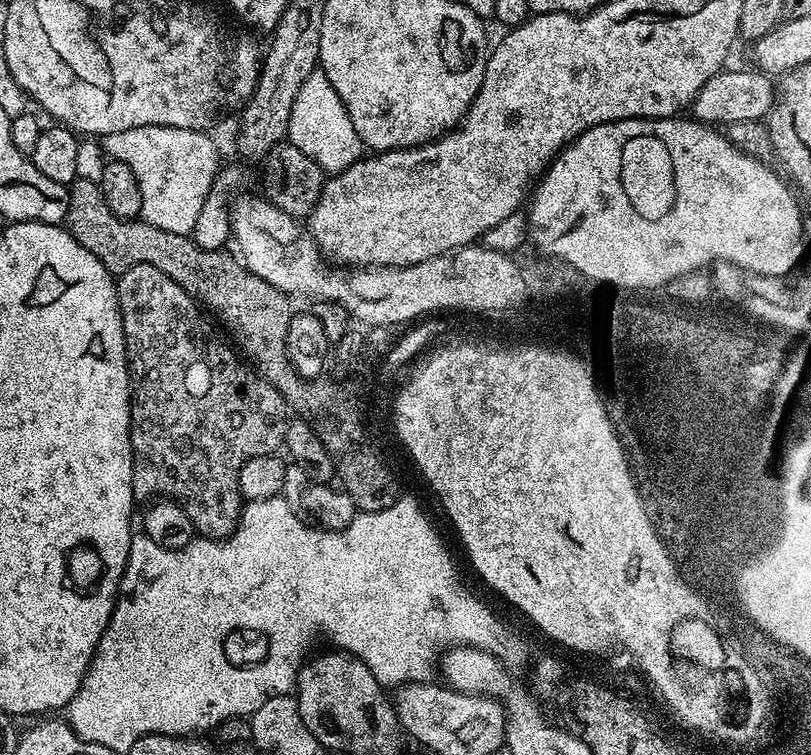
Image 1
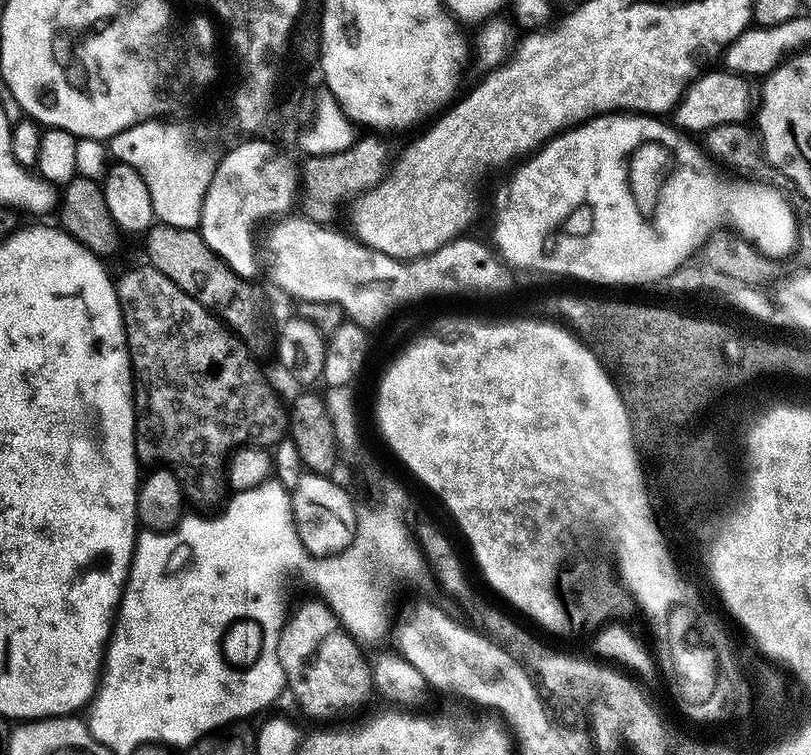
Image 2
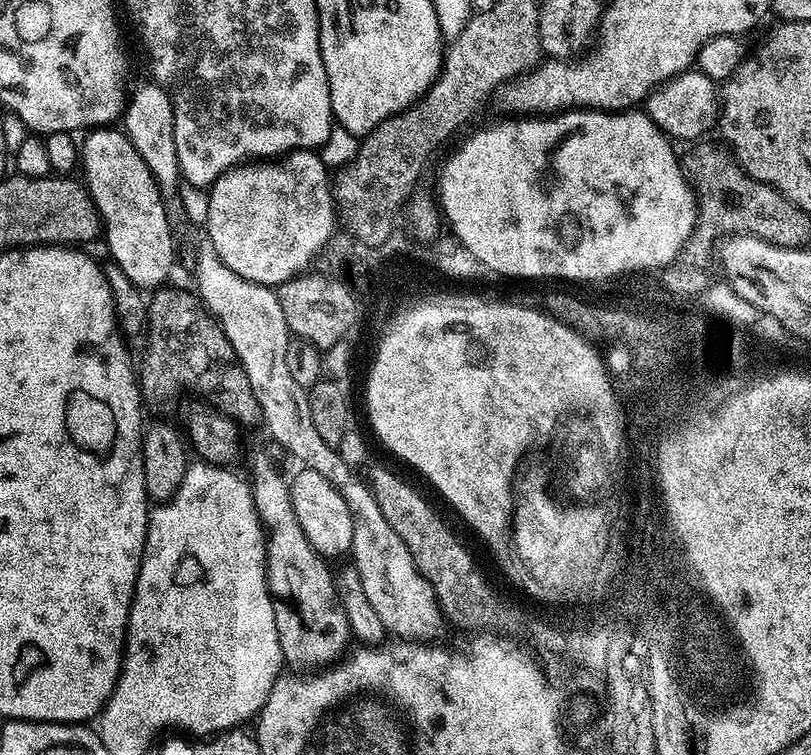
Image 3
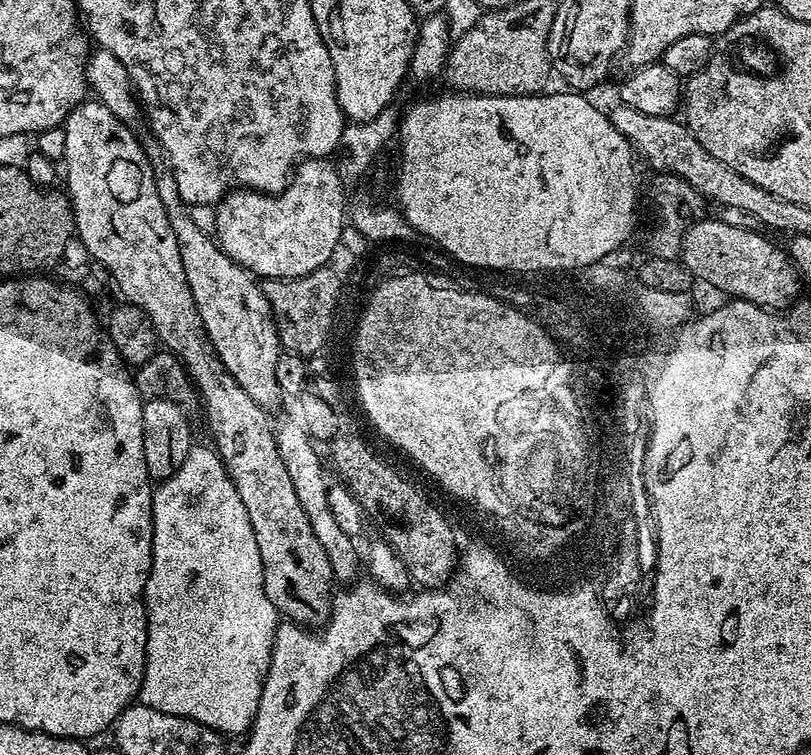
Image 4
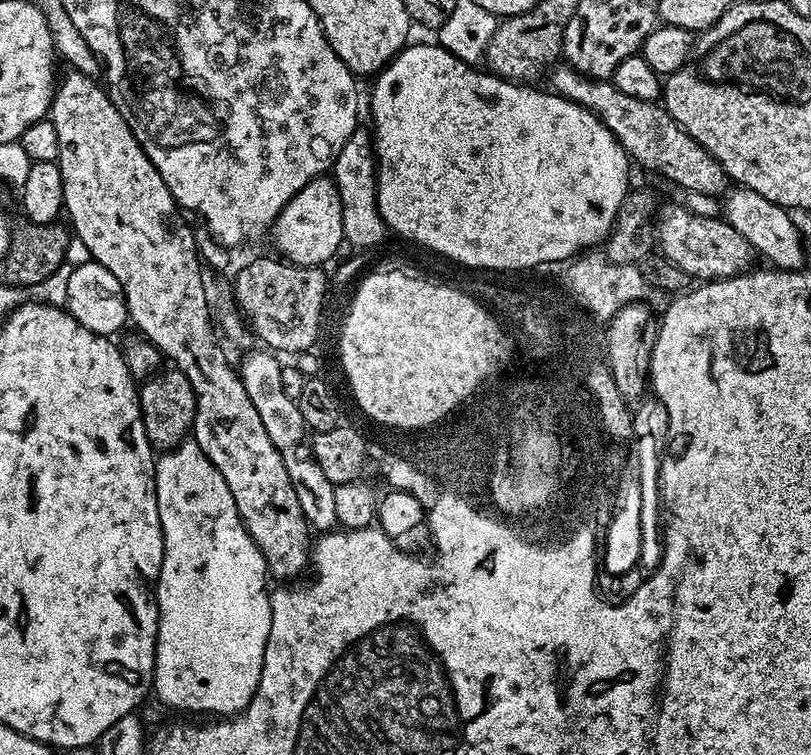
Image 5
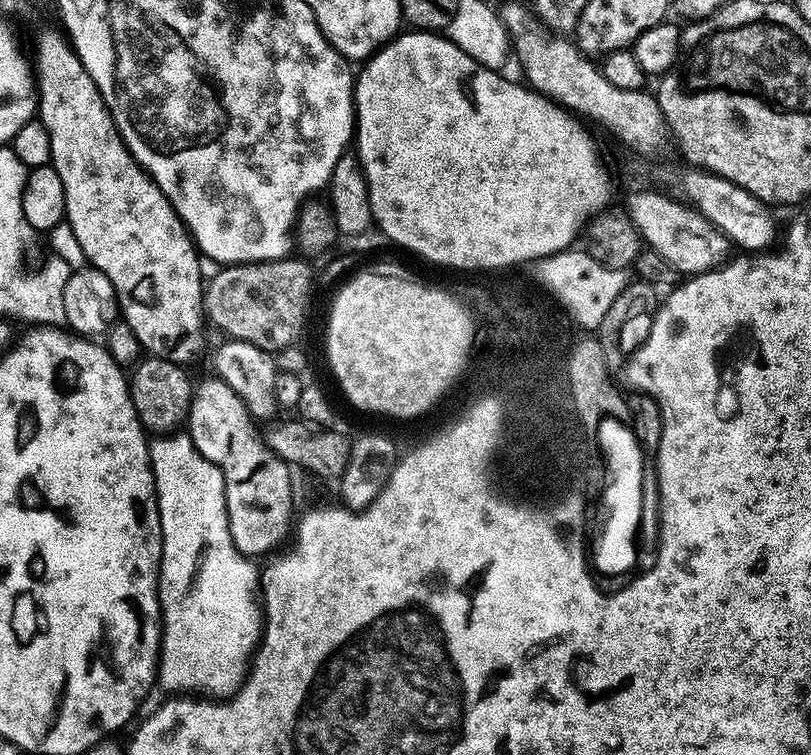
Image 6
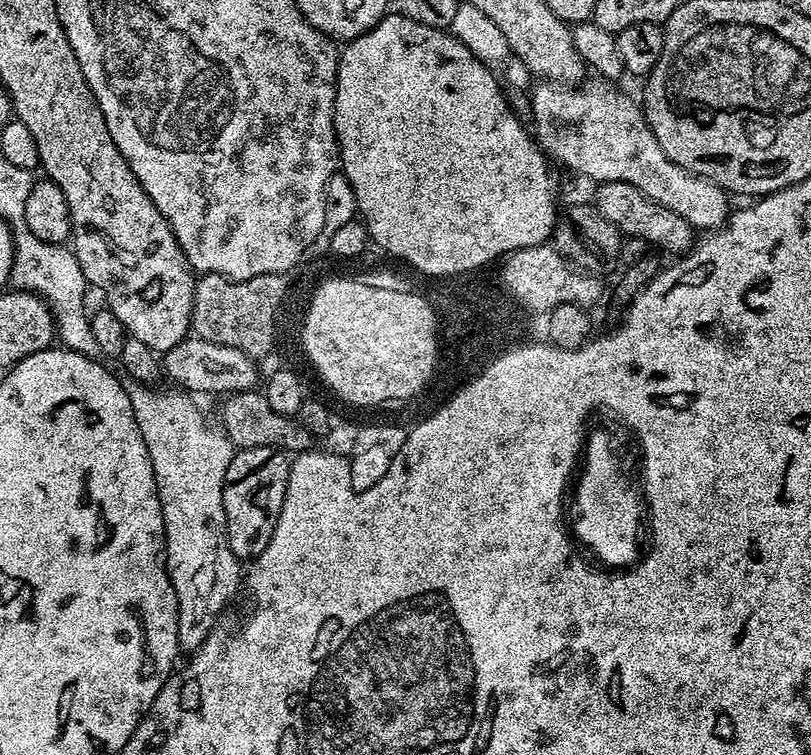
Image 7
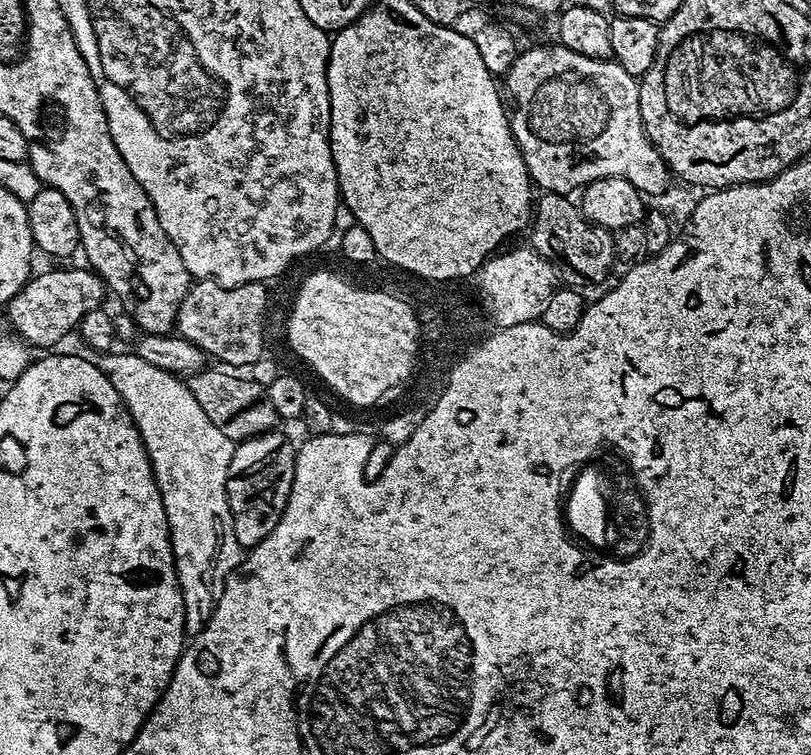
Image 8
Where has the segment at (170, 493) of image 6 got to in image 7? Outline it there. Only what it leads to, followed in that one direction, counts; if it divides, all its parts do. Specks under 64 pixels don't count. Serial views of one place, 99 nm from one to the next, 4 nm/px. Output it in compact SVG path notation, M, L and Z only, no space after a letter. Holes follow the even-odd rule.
M134 379L124 384L154 466L164 519L168 576L180 603L180 646L195 650L217 627L220 611L242 584L242 564L228 545L226 510L222 506L224 479L234 446L223 431L215 432L204 421L187 391L156 387L160 386Z

